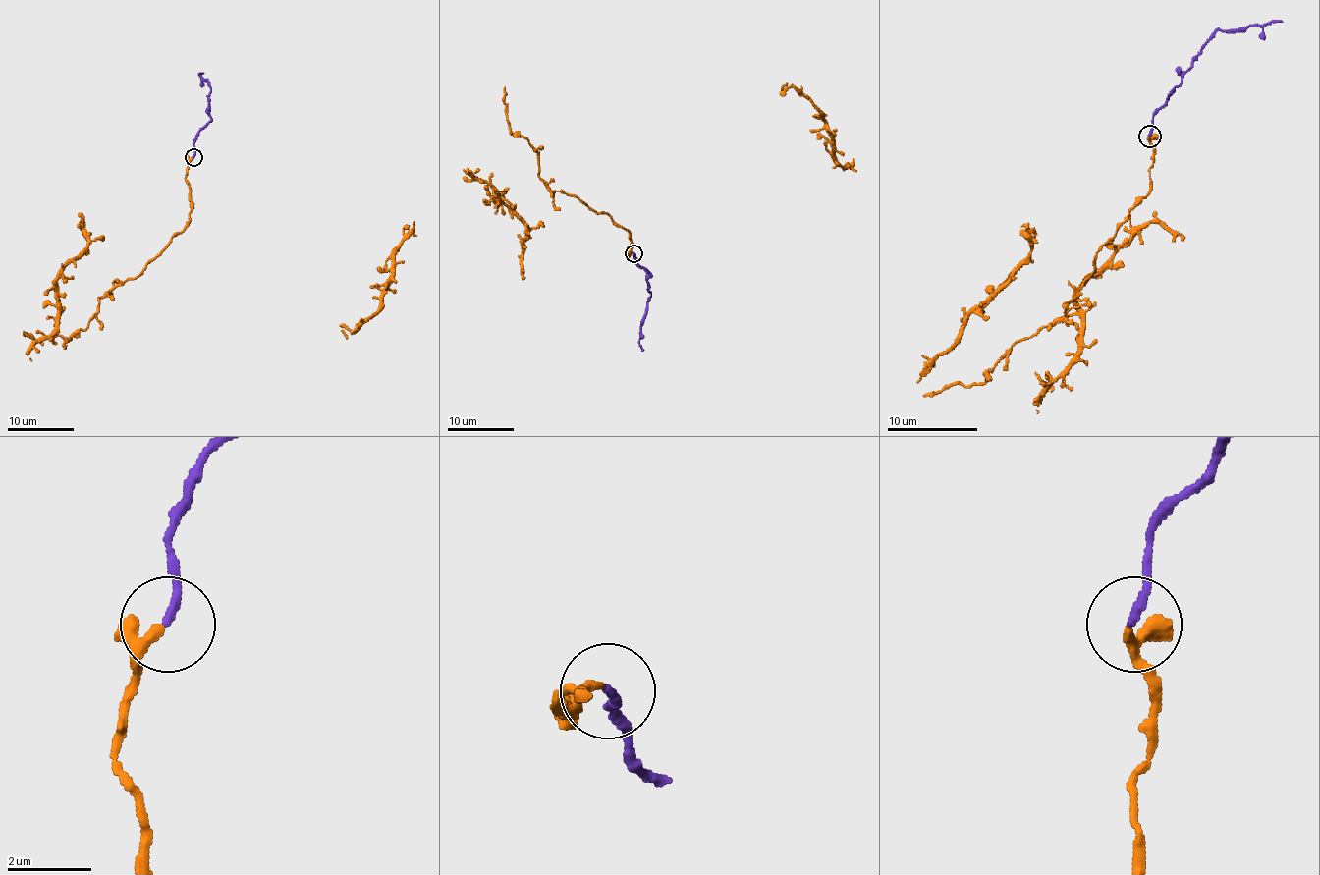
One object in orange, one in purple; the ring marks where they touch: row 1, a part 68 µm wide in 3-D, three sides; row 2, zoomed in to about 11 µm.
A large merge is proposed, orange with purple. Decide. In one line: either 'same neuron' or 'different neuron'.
same neuron

